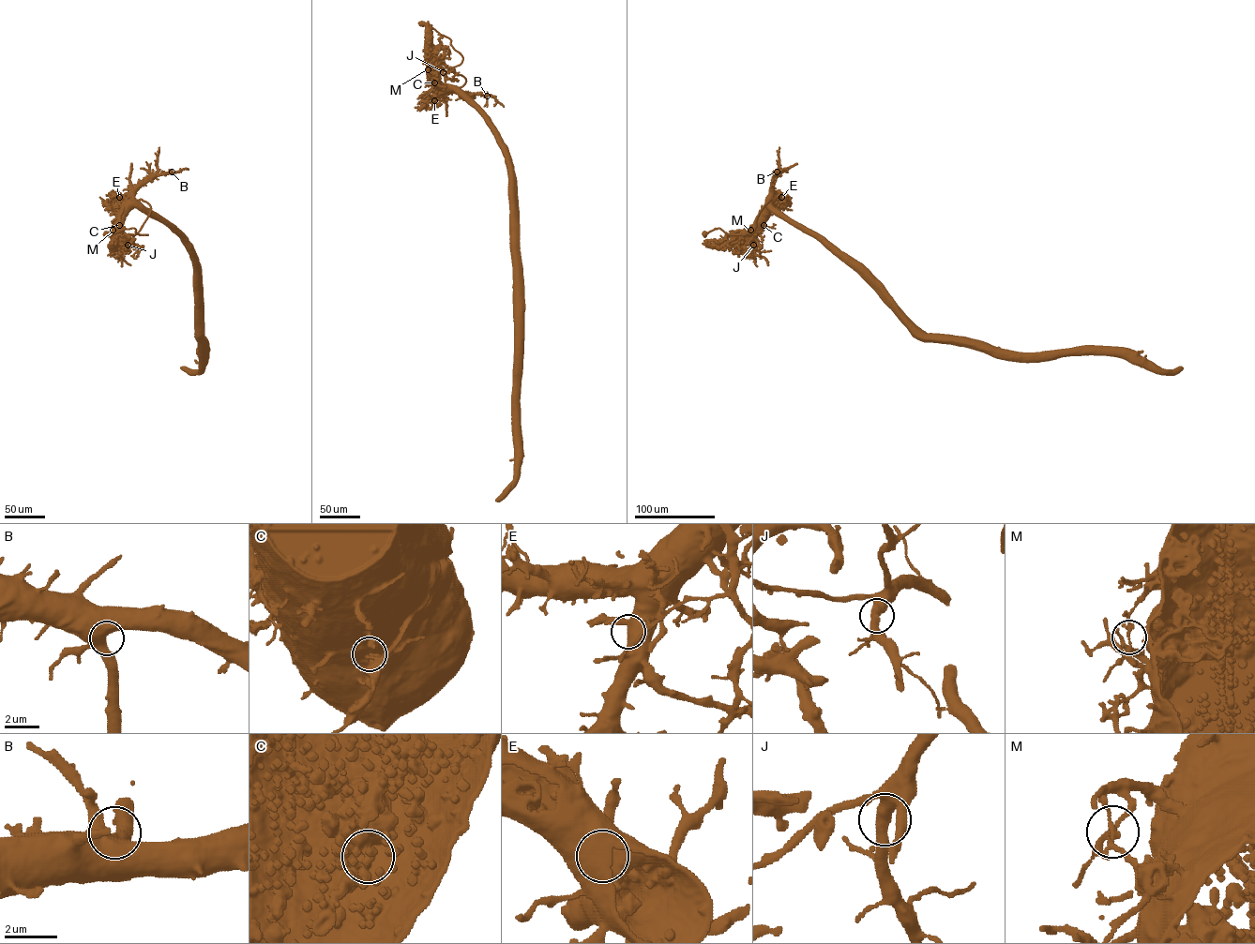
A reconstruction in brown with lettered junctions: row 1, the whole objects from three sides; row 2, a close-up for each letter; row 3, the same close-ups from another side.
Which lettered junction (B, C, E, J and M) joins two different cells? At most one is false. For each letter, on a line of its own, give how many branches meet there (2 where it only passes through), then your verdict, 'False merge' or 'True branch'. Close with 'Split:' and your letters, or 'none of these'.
B: Branches: 3. True branch
C: Branches: 2. True branch
E: Branches: 3. True branch
J: Branches: 2. True branch
M: Branches: 4. False merge
Split: M

